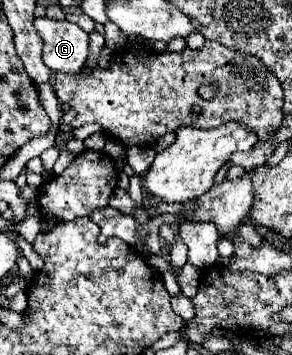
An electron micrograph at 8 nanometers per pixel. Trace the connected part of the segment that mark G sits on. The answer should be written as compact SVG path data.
M46 16L36 18L34 26L44 40L44 64L54 72L78 74L88 56L88 34L78 24L48 20Z

